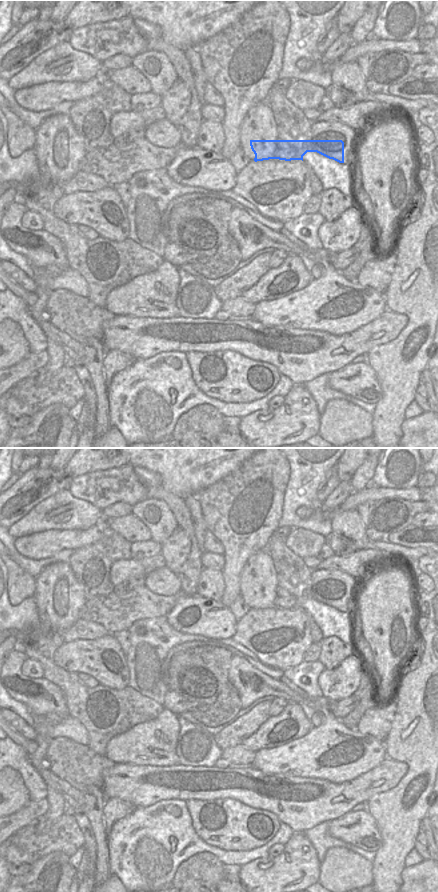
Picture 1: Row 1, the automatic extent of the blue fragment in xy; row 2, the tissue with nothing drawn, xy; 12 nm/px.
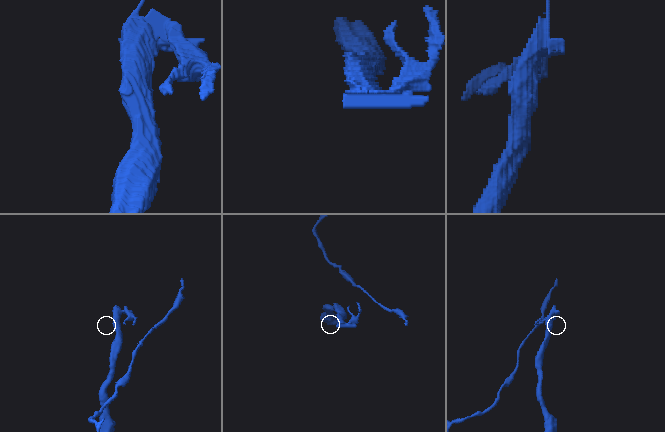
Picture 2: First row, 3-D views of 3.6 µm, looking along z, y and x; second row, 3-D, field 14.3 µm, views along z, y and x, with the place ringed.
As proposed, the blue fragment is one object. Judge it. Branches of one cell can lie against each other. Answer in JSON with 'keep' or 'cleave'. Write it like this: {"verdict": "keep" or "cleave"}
{"verdict": "cleave"}

